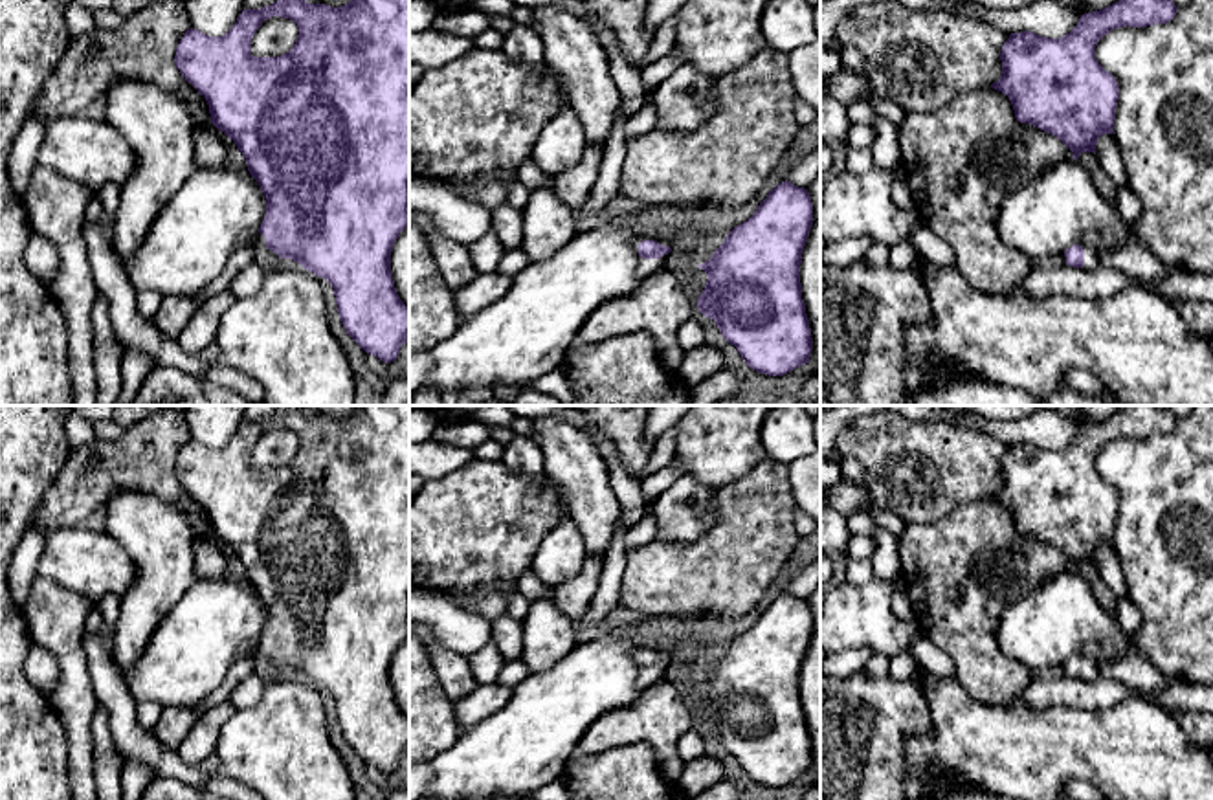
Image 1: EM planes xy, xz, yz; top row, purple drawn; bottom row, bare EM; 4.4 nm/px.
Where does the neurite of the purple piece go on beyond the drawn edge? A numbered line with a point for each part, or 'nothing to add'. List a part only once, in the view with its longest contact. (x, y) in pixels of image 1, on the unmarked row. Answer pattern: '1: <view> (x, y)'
1: xz (645, 677)

